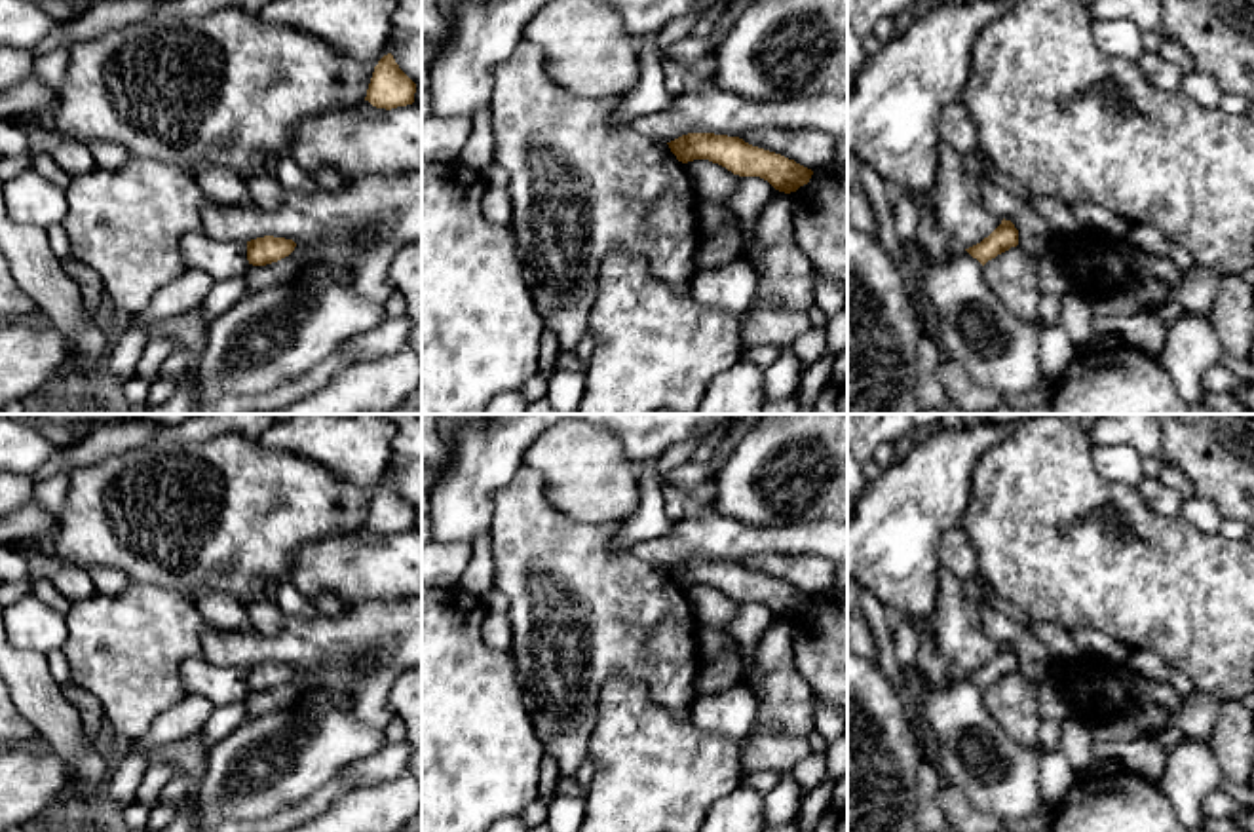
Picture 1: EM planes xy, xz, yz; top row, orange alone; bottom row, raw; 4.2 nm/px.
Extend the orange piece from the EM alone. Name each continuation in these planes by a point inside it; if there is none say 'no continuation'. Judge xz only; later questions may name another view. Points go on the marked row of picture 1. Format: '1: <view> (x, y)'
1: xz (709, 109)

